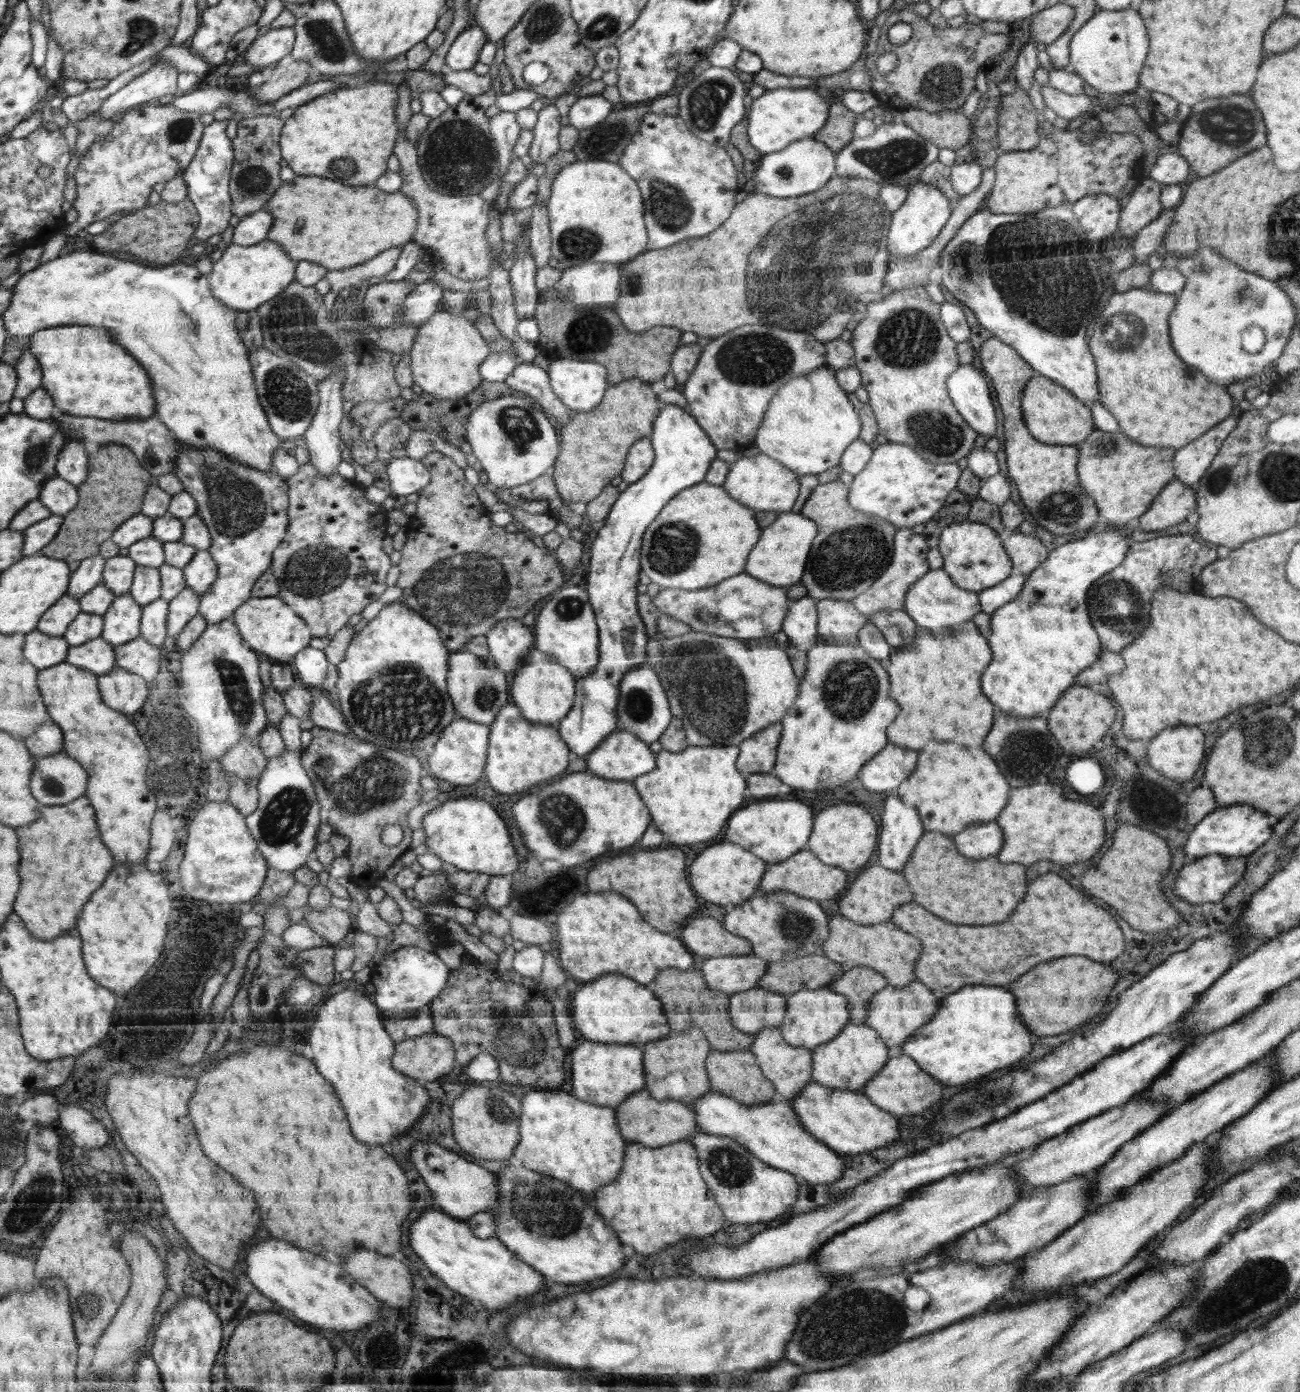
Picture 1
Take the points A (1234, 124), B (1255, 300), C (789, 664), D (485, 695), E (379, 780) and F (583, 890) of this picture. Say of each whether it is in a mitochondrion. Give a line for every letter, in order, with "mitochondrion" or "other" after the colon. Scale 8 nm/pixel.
A: mitochondrion
B: mitochondrion
C: other
D: mitochondrion
E: mitochondrion
F: other

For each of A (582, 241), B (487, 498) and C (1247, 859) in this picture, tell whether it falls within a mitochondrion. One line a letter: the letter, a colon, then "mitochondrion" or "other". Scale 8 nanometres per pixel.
A: mitochondrion
B: other
C: other

